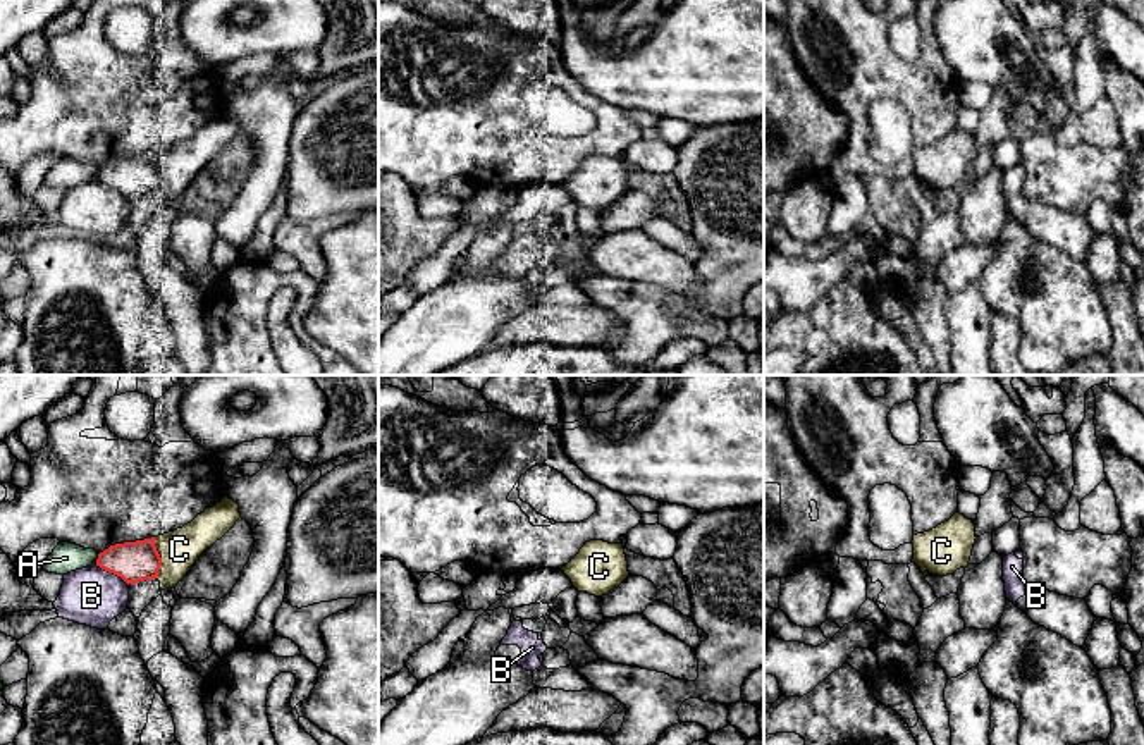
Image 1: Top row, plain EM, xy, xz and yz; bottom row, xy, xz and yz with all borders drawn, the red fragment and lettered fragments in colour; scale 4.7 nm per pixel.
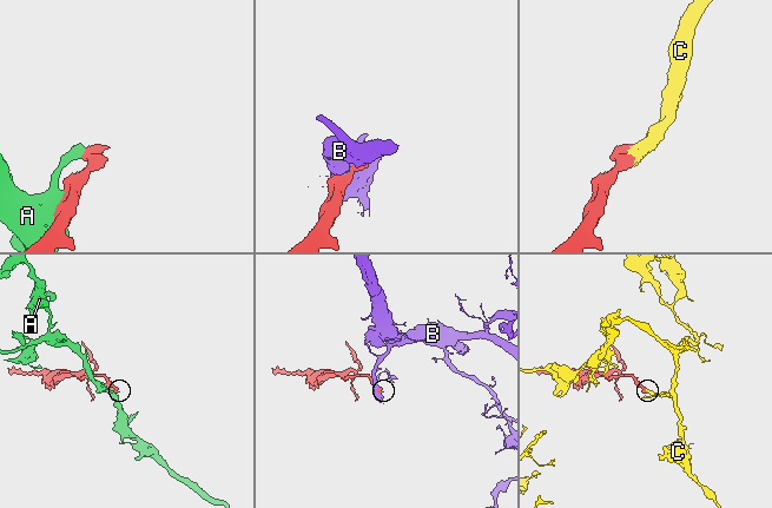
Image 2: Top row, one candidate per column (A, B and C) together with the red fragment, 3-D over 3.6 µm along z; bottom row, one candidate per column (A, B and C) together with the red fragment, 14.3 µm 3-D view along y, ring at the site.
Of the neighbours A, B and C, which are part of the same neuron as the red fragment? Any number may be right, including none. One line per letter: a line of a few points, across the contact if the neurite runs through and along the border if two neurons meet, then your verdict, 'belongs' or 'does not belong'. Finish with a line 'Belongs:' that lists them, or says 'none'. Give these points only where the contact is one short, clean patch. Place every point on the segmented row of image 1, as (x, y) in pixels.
A: does not belong
B: does not belong
C: belongs
Belongs: C

